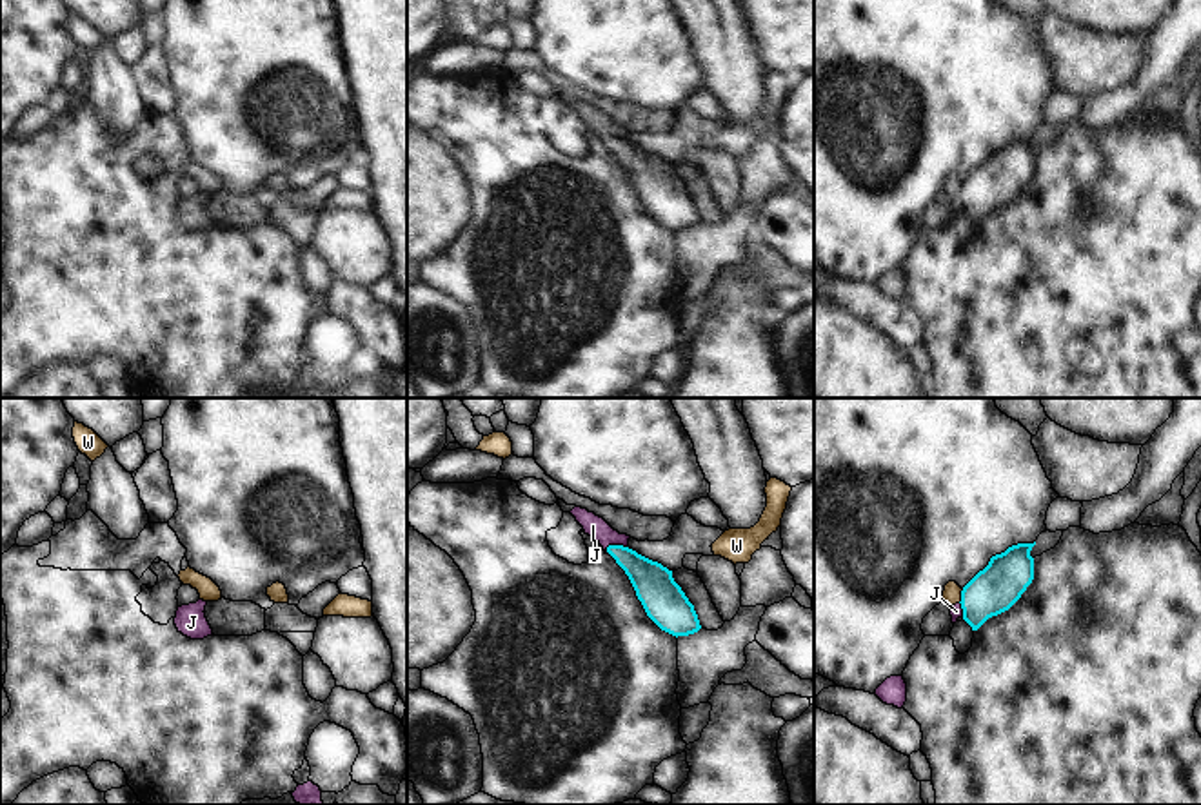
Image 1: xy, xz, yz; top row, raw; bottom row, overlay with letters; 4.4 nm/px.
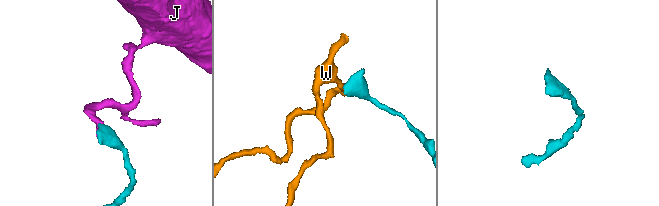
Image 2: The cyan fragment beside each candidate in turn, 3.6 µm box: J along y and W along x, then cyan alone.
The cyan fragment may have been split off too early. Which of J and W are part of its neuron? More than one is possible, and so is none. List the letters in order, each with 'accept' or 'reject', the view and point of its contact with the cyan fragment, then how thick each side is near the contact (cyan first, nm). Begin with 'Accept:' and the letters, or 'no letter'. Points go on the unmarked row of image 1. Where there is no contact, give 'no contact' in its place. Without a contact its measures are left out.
Accept: J
J: accept | xz (615, 139) | 180/90 nm
W: reject | yz (962, 189) | 200/80 nm

